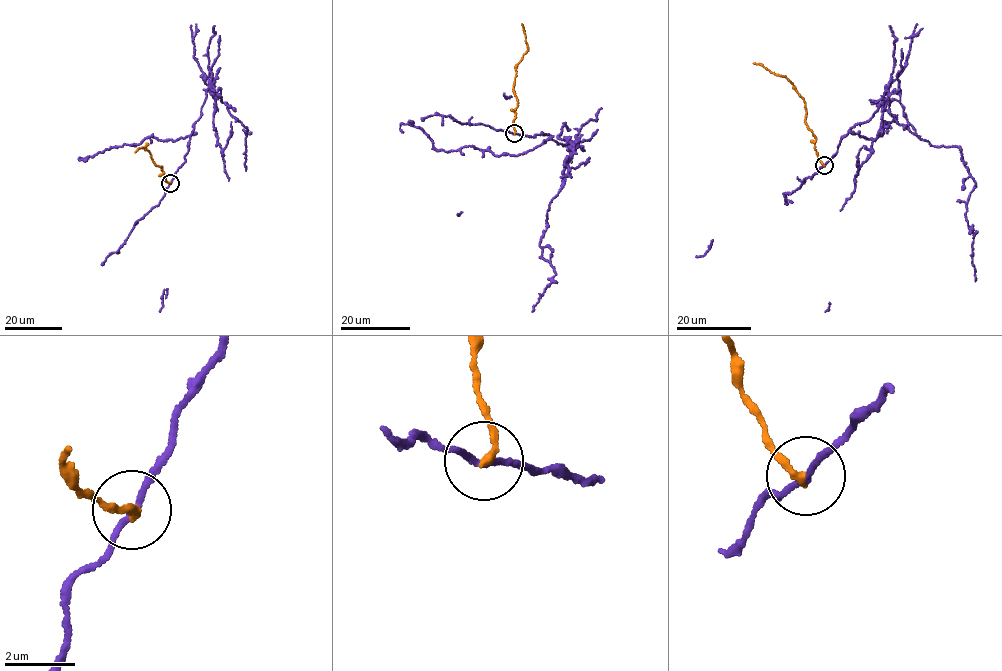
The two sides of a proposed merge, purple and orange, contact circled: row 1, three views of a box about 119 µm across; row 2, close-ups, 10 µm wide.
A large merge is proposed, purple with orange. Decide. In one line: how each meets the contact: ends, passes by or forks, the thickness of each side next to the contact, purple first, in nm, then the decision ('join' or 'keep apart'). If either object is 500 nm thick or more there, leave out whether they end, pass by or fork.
purple passes by; orange ends there; 140 nm thick on the purple side, 220 nm on the other; keep apart

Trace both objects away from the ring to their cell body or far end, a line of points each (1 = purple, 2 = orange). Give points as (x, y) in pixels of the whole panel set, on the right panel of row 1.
1: (824, 165), (884, 98), (913, 134), (959, 147), (975, 187), (965, 216), (975, 281)
2: (824, 165), (816, 151), (815, 136), (805, 121), (804, 102), (793, 83), (753, 63)

